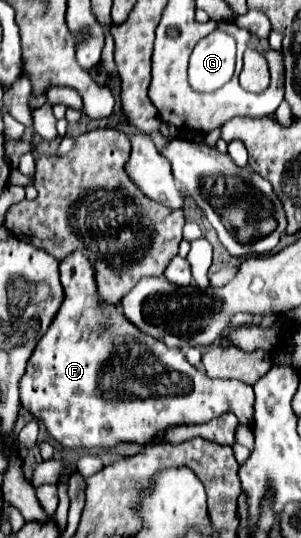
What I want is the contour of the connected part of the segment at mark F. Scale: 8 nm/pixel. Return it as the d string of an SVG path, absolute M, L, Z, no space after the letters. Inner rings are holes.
M73 251L65 255L59 261L59 269L61 269L61 285L63 285L63 303L47 335L43 335L43 339L37 343L27 363L27 371L19 383L21 405L47 425L55 441L59 441L63 447L85 447L85 449L107 451L125 441L145 445L159 431L165 431L167 427L175 423L207 423L215 417L221 417L223 413L233 413L241 425L253 423L255 395L253 395L251 385L243 381L235 381L235 379L209 379L205 371L193 367L179 349L171 349L163 341L153 339L145 335L143 331L139 331L125 317L121 305L103 303L97 291L95 267L81 251ZM123 335L131 335L131 339L139 339L139 343L147 343L147 347L155 351L155 359L159 359L163 367L171 367L171 371L179 371L179 375L187 375L187 383L191 383L191 387L187 387L187 395L151 395L151 399L123 399L123 403L119 403L119 399L115 399L115 403L107 403L107 399L99 399L99 395L95 395L95 371L99 371L99 363L103 363L103 359L111 355L111 347L115 347L115 343L119 343Z

